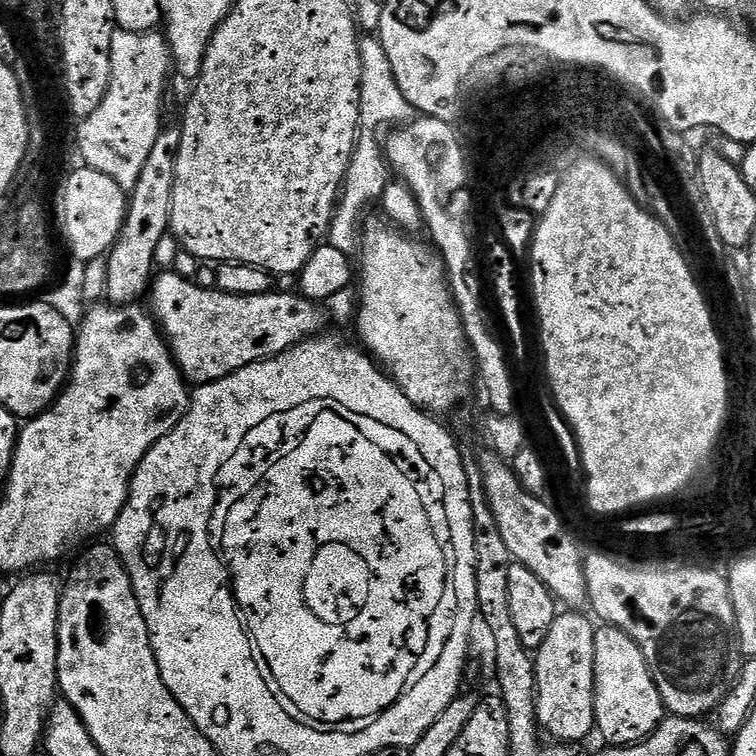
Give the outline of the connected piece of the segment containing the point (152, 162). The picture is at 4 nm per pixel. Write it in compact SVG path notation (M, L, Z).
M161 127L158 142L150 150L150 158L142 166L142 174L138 174L138 186L130 190L128 196L128 217L120 231L120 237L107 253L108 291L107 299L116 306L132 306L140 295L147 293L153 279L156 264L156 247L169 235L170 206L174 190L174 174L176 159L180 149L179 127Z

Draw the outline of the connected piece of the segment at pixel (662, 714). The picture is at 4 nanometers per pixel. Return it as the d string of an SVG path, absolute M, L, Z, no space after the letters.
M611 626L596 628L594 638L594 710L596 711L595 731L612 746L627 746L651 736L663 720L666 719L666 709L658 694L658 686L650 674L650 666L642 654L642 650L622 630Z

